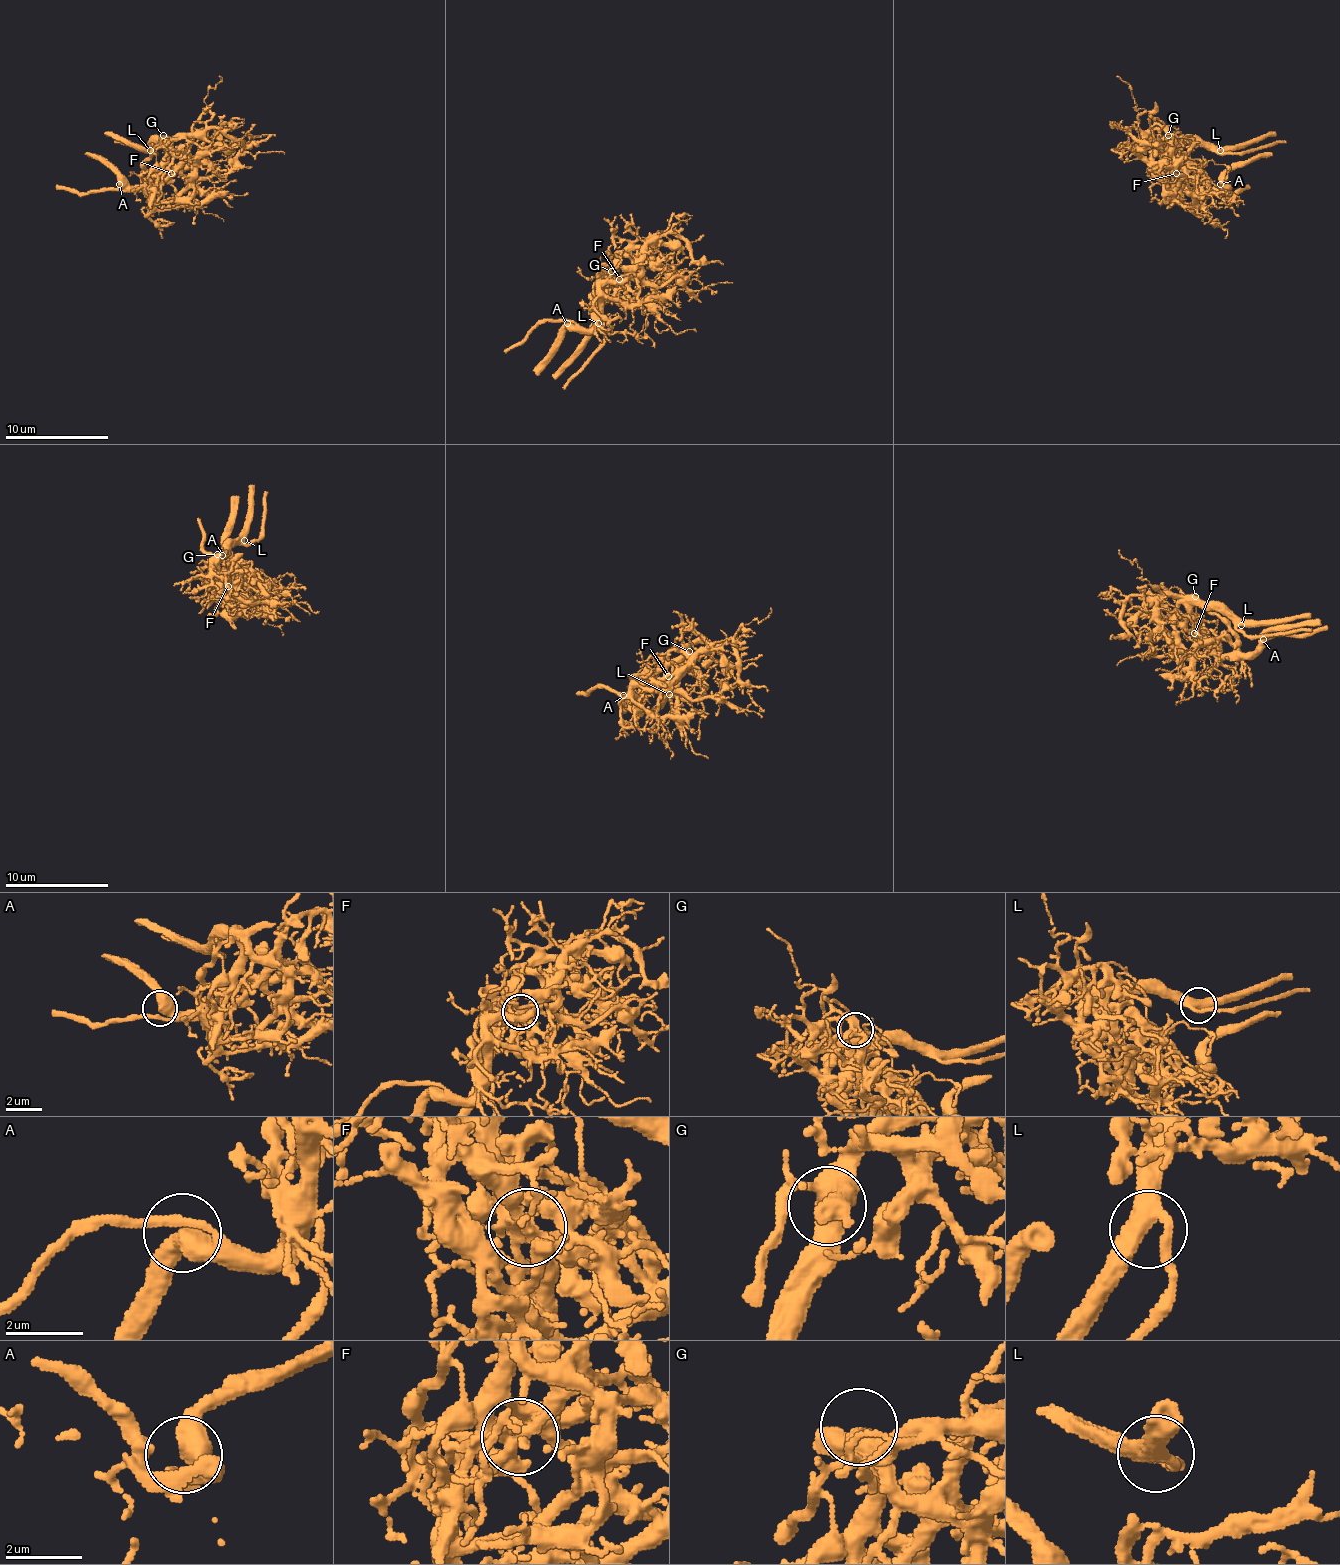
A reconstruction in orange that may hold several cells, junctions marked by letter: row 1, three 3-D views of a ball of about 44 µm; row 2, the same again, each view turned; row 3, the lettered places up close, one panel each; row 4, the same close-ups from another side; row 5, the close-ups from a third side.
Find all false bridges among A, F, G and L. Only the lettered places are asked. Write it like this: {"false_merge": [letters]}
{"false_merge": ["F"]}

